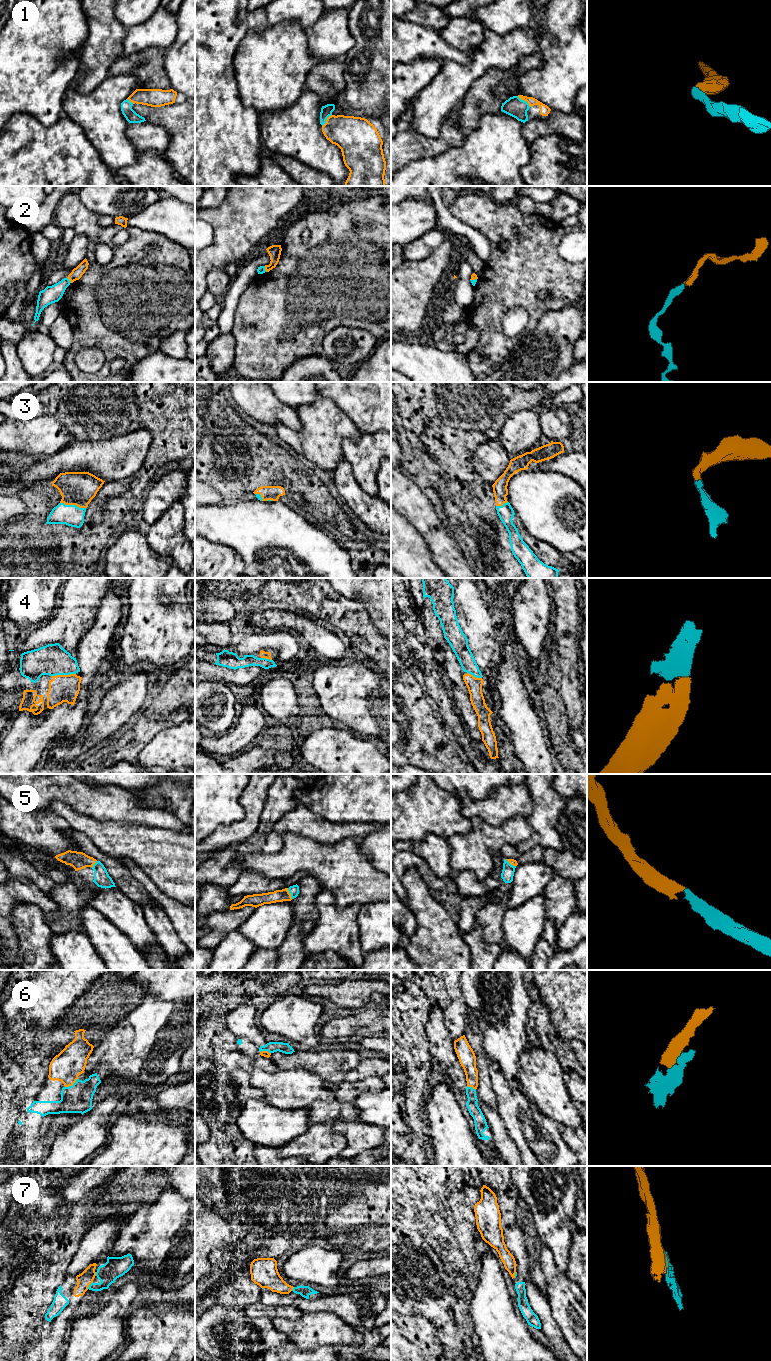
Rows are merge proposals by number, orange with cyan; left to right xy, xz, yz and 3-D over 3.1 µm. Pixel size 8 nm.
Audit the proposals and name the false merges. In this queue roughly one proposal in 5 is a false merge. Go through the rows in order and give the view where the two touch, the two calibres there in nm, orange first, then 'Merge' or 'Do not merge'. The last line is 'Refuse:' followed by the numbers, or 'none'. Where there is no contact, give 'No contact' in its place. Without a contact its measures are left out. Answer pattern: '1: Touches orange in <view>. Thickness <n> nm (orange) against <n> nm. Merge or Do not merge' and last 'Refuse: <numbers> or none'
1: Touches orange in yz. Thickness 80 nm (orange) against 160 nm. Merge
2: Touches orange in xy. Thickness 90 nm (orange) against 140 nm. Merge
3: Touches orange in xy. Thickness 280 nm (orange) against 170 nm. Merge
4: Touches orange in xy. Thickness 220 nm (orange) against 240 nm. Merge
5: Touches orange in xz. Thickness 100 nm (orange) against 80 nm. Merge
6: Touches orange in xy. Thickness 240 nm (orange) against 220 nm. Merge
7: Touches orange in xy. Thickness 120 nm (orange) against 170 nm. Do not merge
Refuse: 7

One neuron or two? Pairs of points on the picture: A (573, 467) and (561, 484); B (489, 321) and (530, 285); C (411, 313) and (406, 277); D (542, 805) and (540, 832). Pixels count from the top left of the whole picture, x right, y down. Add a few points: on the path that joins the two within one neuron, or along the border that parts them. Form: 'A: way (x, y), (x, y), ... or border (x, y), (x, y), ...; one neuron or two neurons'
A: border (544, 470), (565, 474), (576, 482); two neurons
B: way (497, 310), (519, 288); one neuron
C: way (406, 304), (406, 286); one neuron
D: way (542, 812), (542, 825); one neuron

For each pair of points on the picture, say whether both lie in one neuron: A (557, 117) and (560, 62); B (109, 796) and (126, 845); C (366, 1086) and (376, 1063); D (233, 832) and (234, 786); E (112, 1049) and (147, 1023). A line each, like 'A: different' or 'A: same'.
A: different
B: different
C: different
D: different
E: same

